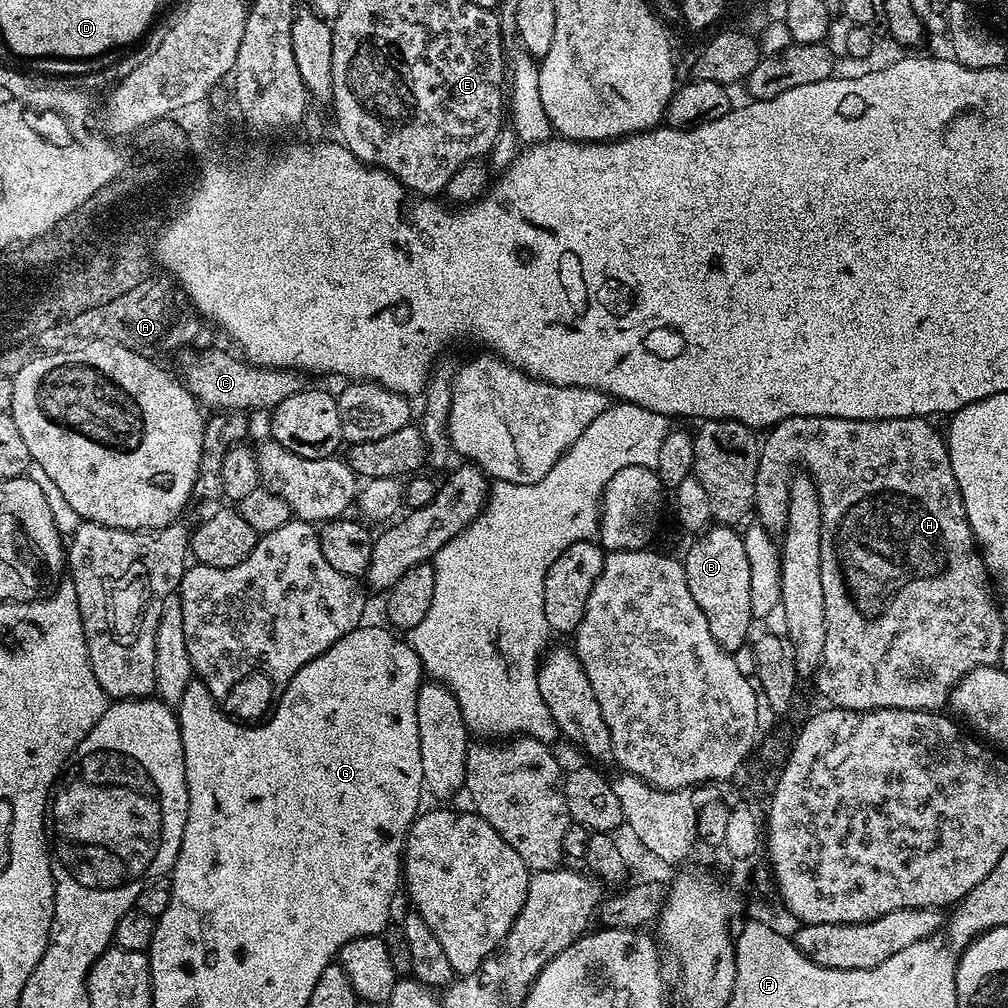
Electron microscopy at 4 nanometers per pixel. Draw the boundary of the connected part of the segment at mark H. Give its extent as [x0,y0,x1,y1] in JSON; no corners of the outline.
[754,416,1006,712]

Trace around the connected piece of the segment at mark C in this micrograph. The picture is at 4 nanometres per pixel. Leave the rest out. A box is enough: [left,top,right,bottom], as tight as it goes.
[180,348,306,413]

